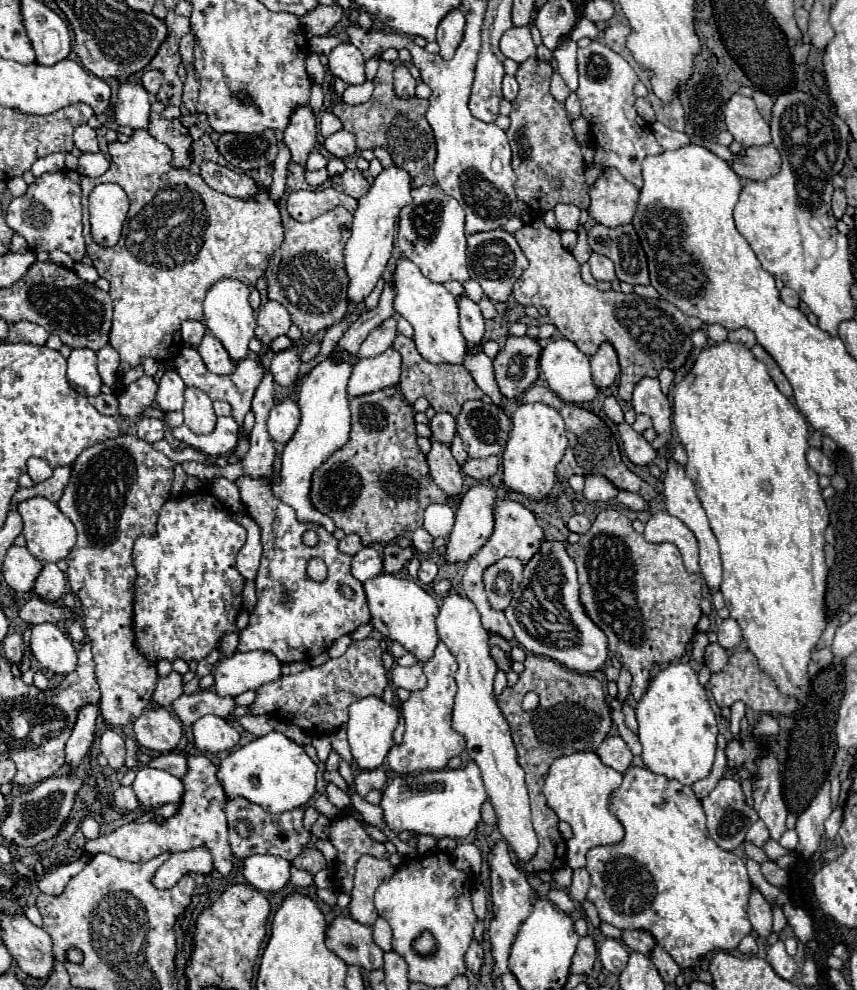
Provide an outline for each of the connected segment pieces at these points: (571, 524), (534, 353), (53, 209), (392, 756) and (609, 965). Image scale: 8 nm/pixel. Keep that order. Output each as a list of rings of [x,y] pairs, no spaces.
[[[574,514],[570,520],[568,520],[568,530],[570,532],[576,532],[576,534],[584,534],[590,530],[590,520],[584,516],[584,514]]]
[[[508,338],[504,350],[494,358],[494,376],[506,398],[520,396],[538,378],[540,344],[534,338]]]
[[[72,170],[42,174],[28,192],[14,198],[6,210],[6,224],[26,238],[32,252],[64,250],[76,262],[84,256],[84,236],[82,236],[82,206],[80,206],[80,174]]]
[[[438,642],[434,656],[422,664],[428,678],[424,690],[412,692],[410,698],[402,704],[402,714],[406,722],[404,742],[392,746],[388,752],[388,764],[394,772],[428,772],[442,770],[452,756],[460,756],[466,748],[464,736],[454,732],[450,726],[452,720],[452,676],[456,674],[456,658],[450,654],[444,642]]]
[[[612,938],[604,940],[604,944],[600,946],[598,954],[600,954],[600,960],[602,960],[604,968],[610,974],[620,974],[624,970],[624,966],[628,964],[628,950],[618,940],[612,940]]]

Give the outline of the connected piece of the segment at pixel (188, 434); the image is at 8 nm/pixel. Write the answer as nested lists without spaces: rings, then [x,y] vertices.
[[[220,416],[214,432],[210,432],[210,434],[194,434],[184,424],[180,428],[172,428],[174,438],[182,440],[184,444],[188,444],[212,458],[230,454],[236,448],[236,442],[238,442],[236,432],[238,432],[238,424],[234,422],[232,416]]]

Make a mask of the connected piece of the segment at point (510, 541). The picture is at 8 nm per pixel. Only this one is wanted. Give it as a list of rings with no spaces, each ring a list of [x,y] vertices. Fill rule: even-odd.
[[[496,500],[496,524],[494,524],[494,534],[492,538],[480,548],[478,554],[474,554],[470,560],[468,560],[468,568],[464,572],[464,578],[462,578],[462,586],[464,586],[464,592],[466,596],[476,604],[480,616],[482,616],[482,626],[488,630],[488,632],[494,632],[494,634],[500,634],[502,638],[506,638],[508,642],[514,640],[514,632],[504,616],[502,610],[494,610],[484,594],[484,584],[482,584],[482,572],[494,564],[496,560],[504,558],[504,556],[516,556],[520,558],[522,562],[528,562],[538,550],[540,546],[546,542],[546,534],[544,530],[540,528],[540,524],[536,522],[536,516],[526,510],[522,504],[514,502],[514,500]]]

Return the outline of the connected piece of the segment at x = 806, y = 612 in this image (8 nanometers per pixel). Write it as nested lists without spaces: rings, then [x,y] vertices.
[[[720,342],[716,346],[710,346],[700,352],[690,376],[686,376],[682,382],[674,386],[674,418],[672,418],[676,432],[680,436],[680,442],[686,448],[688,462],[686,462],[686,476],[694,482],[696,494],[702,502],[702,508],[706,510],[706,516],[710,520],[710,528],[720,544],[720,556],[724,566],[724,576],[720,584],[720,592],[724,594],[726,608],[730,610],[730,618],[738,622],[742,628],[744,640],[748,644],[748,650],[756,656],[758,666],[764,674],[768,674],[774,684],[778,686],[780,694],[786,698],[796,698],[800,704],[804,702],[808,690],[810,690],[810,676],[808,676],[808,664],[812,660],[814,646],[818,644],[826,624],[828,624],[828,612],[826,612],[826,576],[828,568],[824,564],[824,530],[828,526],[828,508],[822,500],[822,490],[818,486],[818,474],[808,466],[806,462],[806,450],[808,450],[808,424],[804,416],[792,406],[792,402],[776,388],[776,384],[770,380],[766,366],[752,356],[748,348],[734,342]]]

